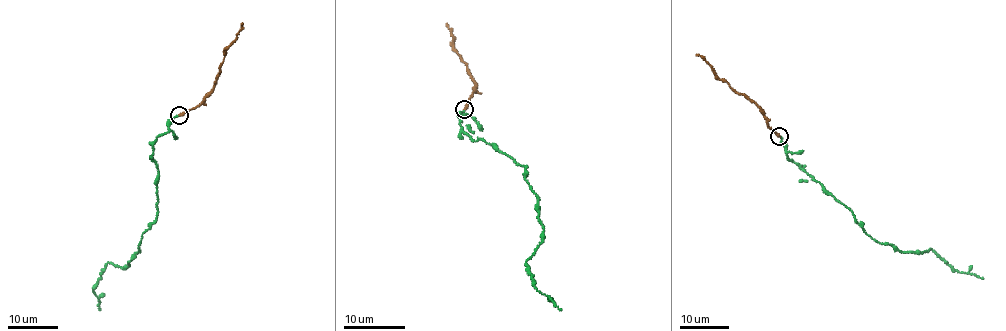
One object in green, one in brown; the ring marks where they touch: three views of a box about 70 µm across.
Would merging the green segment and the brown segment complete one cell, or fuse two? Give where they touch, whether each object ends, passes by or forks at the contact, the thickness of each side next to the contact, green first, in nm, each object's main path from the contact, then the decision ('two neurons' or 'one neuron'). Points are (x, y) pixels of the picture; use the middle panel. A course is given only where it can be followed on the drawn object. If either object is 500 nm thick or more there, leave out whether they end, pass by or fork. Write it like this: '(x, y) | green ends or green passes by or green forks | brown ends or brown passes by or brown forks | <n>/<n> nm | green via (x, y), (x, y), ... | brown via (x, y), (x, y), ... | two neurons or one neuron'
(464, 109) | green ends | brown ends | 190/340 nm | green via (464, 110), (460, 125), (464, 133), (525, 166), (543, 229), (543, 242), (526, 265), (535, 288), (561, 310) | brown via (464, 110), (475, 84), (467, 63), (456, 52), (454, 37), (446, 23) | one neuron

